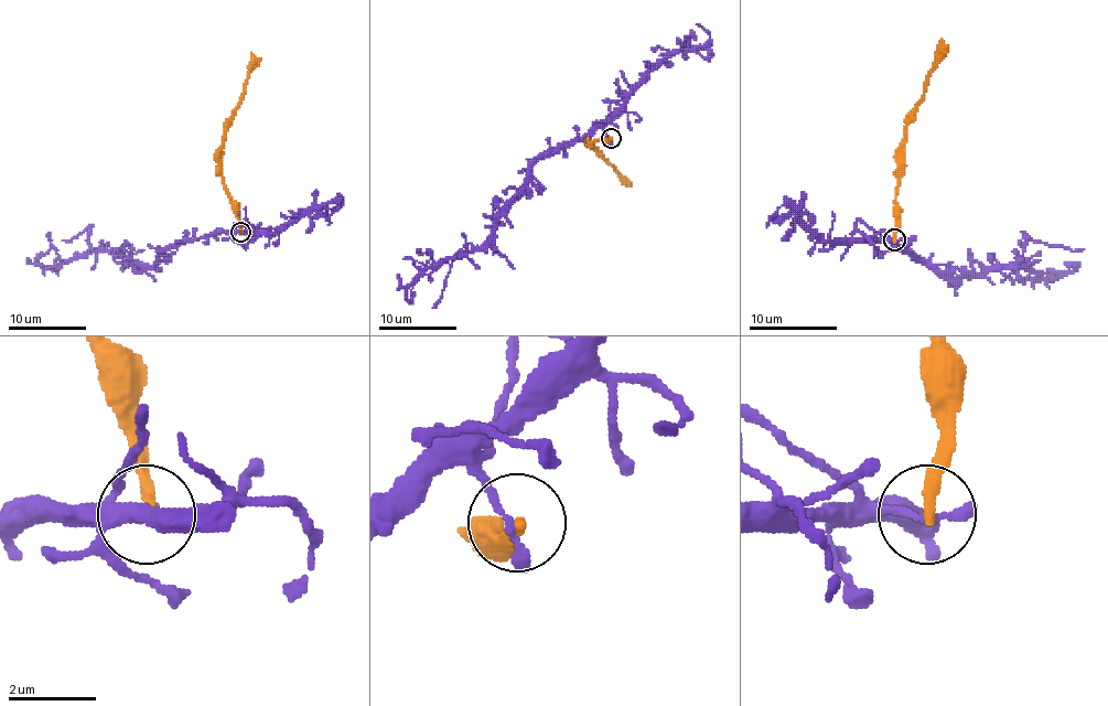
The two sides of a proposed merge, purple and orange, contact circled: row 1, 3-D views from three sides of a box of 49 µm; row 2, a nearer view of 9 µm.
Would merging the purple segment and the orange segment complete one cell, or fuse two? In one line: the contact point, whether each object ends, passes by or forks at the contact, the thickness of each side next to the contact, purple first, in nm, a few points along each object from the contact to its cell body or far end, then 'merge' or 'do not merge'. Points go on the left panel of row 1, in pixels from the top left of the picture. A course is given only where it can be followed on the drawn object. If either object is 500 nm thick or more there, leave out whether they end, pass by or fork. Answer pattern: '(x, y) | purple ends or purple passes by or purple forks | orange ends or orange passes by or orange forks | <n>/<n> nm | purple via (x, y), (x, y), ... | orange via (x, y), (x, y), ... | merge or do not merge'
(240, 232) | purple ends | orange ends | 240/320 nm | purple via (239, 232), (175, 242), (151, 265), (136, 265), (107, 252), (42, 265), (36, 259), (40, 252) | orange via (239, 232), (236, 203), (222, 175), (222, 142), (226, 120), (241, 102), (251, 52) | do not merge

